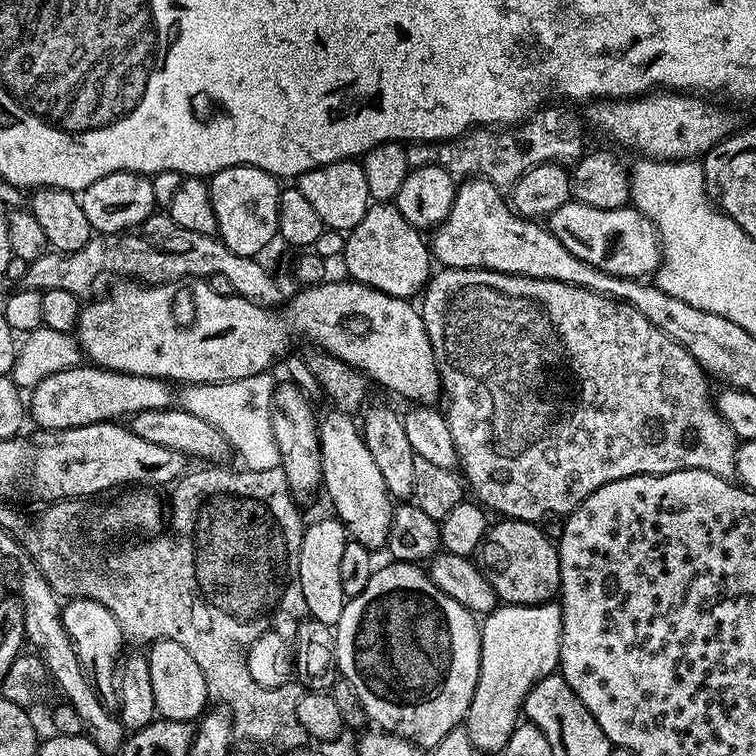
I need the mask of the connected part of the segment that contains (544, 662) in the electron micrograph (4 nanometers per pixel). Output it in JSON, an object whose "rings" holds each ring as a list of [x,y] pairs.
{"rings":[[[556,602],[504,604],[483,617],[478,686],[466,717],[470,742],[477,753],[503,753],[506,742],[510,742],[510,734],[521,719],[524,699],[532,686],[557,671],[561,638],[562,618]]]}

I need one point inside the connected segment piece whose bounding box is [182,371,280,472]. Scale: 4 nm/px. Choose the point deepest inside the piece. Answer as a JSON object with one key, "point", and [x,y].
{"point":[241,410]}

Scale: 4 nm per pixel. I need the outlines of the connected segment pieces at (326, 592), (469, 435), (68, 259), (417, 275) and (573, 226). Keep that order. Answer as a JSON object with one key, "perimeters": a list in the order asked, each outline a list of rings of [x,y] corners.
{"perimeters":[[[[322,518],[309,523],[304,529],[302,550],[298,562],[298,596],[308,607],[307,615],[313,620],[334,626],[342,618],[346,597],[342,590],[342,550],[350,542],[348,530],[338,518]]],[[[493,271],[488,276],[488,284],[496,284],[496,292],[508,292],[524,300],[524,324],[522,320],[522,336],[528,345],[524,352],[513,350],[510,358],[501,366],[496,375],[496,392],[484,392],[484,388],[468,388],[472,380],[472,372],[460,372],[460,356],[448,356],[443,350],[436,355],[436,362],[440,365],[442,380],[446,385],[446,392],[452,395],[452,405],[446,409],[448,429],[452,435],[462,468],[468,474],[466,480],[480,491],[481,501],[489,500],[501,515],[510,520],[543,521],[543,516],[551,512],[567,514],[573,512],[579,504],[594,490],[606,486],[615,480],[630,478],[631,476],[661,476],[667,472],[677,472],[687,468],[706,470],[710,474],[720,476],[724,480],[732,480],[737,475],[736,453],[738,438],[734,430],[724,420],[717,401],[708,393],[709,377],[702,365],[696,361],[686,349],[674,338],[662,334],[658,326],[654,326],[632,304],[625,300],[616,300],[613,296],[604,296],[590,288],[580,288],[577,284],[567,284],[558,280],[543,280],[533,276],[522,276],[511,272]]],[[[153,214],[140,225],[138,231],[132,230],[119,237],[112,234],[96,234],[80,252],[65,254],[45,254],[28,265],[28,272],[22,281],[23,287],[47,290],[70,290],[79,293],[80,284],[92,284],[99,276],[129,276],[140,280],[141,285],[155,286],[173,280],[207,278],[221,276],[230,278],[239,295],[266,306],[279,305],[280,288],[271,271],[264,269],[251,256],[234,254],[216,236],[198,234],[178,226],[167,214]]],[[[373,203],[362,220],[347,233],[342,253],[342,261],[348,267],[347,275],[355,283],[377,288],[379,292],[412,298],[430,279],[430,248],[420,236],[423,236],[421,229],[406,222],[395,203]]],[[[569,202],[547,217],[546,228],[574,256],[612,276],[644,278],[655,273],[661,262],[656,227],[635,206],[595,208]]]]}

